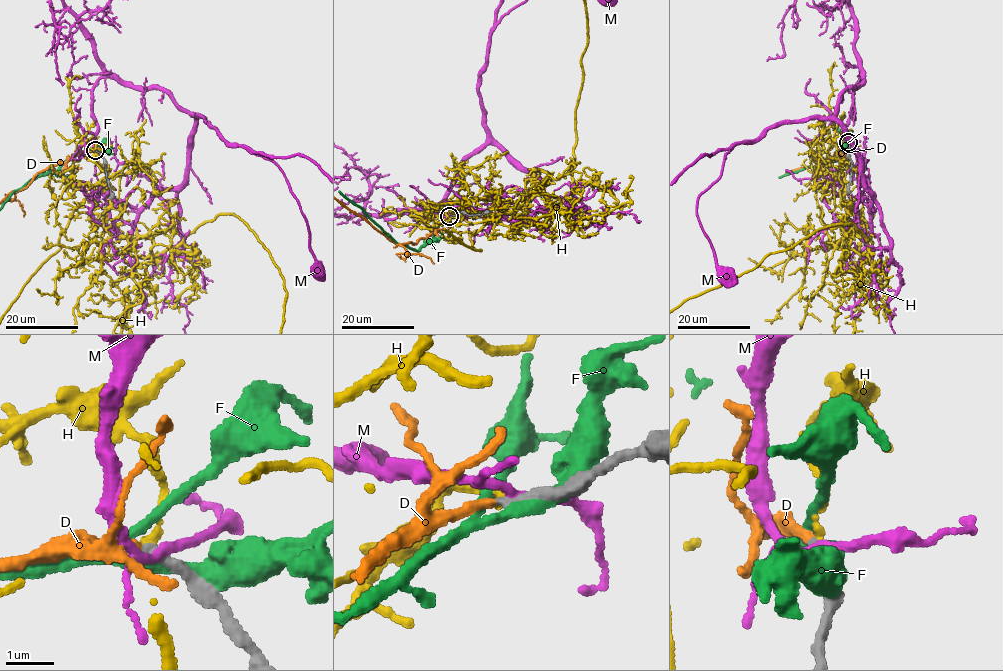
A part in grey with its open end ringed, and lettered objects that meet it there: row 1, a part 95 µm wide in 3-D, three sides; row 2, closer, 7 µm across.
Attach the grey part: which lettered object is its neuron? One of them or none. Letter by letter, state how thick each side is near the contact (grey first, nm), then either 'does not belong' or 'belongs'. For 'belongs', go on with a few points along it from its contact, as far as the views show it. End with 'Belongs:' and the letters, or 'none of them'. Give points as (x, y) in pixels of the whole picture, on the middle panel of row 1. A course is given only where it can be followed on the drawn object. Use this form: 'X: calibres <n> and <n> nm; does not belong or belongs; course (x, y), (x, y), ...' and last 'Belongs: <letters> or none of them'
D: calibres 200 and 180 nm; belongs
F: calibres 360 and 340 nm; does not belong
H: calibres 240 and 120 nm; does not belong
M: calibres 260 and 140 nm; does not belong
Belongs: D

